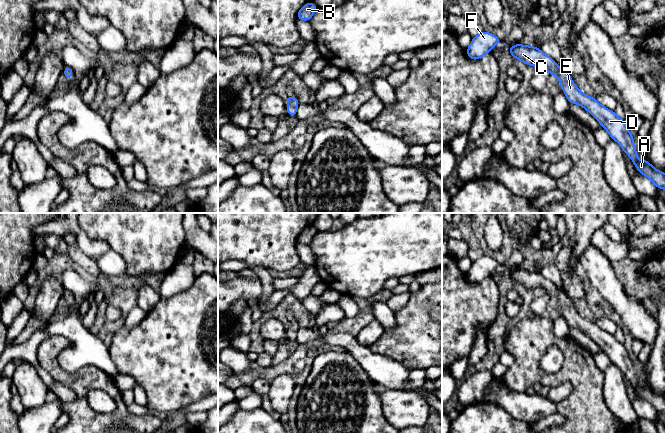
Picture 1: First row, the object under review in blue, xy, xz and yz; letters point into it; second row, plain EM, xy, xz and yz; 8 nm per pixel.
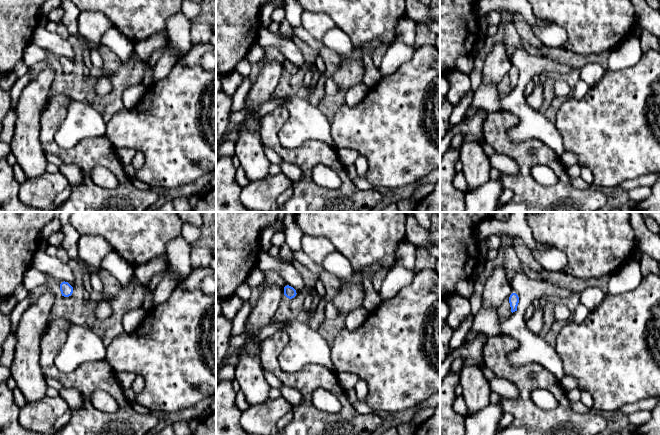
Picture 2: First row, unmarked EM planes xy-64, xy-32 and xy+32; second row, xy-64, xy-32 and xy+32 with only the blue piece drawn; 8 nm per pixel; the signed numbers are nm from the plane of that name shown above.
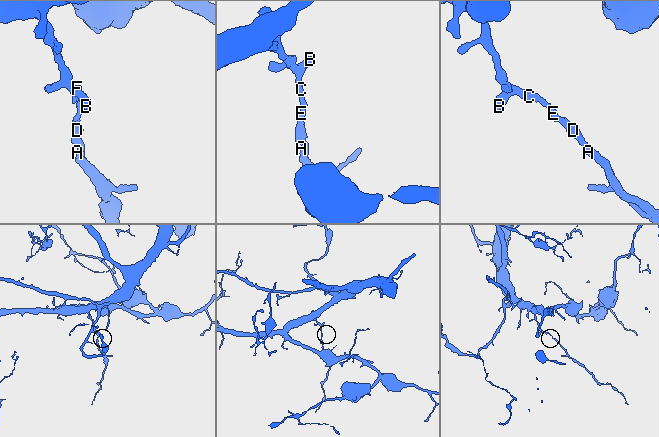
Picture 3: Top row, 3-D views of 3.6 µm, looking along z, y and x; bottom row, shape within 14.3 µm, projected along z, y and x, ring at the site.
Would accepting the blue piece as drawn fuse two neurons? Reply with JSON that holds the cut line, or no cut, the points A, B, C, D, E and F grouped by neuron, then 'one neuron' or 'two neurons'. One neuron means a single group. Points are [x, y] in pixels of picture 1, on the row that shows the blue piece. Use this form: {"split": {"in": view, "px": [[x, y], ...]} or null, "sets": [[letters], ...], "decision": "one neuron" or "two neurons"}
{"split": null, "sets": [["A", "B", "C", "D", "E", "F"]], "decision": "one neuron"}

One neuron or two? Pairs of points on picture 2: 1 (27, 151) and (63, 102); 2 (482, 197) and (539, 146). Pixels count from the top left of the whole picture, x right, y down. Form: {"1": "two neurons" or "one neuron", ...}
{"1": "two neurons", "2": "two neurons"}

